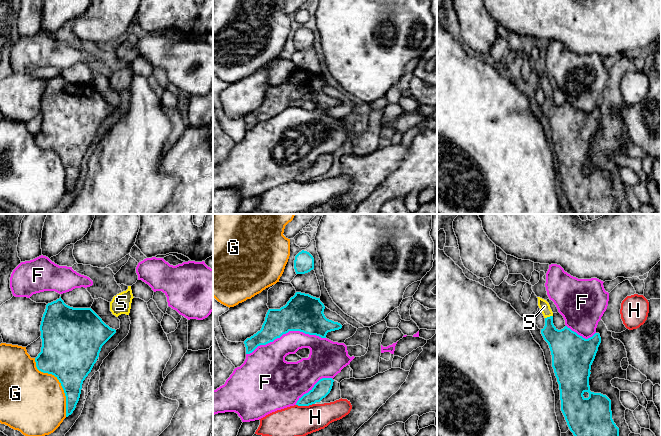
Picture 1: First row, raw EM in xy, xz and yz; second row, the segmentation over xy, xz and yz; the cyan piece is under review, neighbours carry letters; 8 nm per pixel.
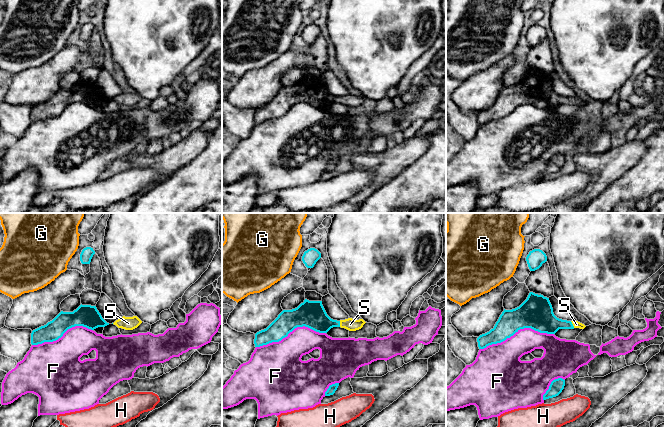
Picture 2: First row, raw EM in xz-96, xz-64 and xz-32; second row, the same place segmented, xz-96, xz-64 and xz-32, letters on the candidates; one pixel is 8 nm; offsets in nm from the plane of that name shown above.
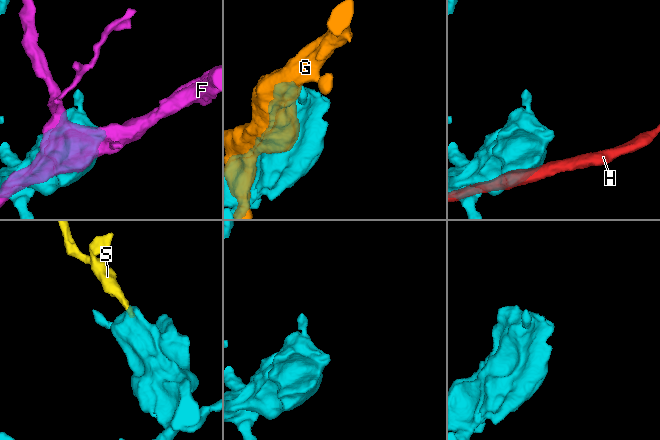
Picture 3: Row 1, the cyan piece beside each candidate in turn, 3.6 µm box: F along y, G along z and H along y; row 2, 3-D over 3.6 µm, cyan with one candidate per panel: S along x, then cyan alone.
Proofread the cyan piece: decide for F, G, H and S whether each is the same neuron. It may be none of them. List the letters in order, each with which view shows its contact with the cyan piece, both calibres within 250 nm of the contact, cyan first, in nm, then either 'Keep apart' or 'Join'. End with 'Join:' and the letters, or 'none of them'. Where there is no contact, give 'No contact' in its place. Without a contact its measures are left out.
F: Touches cyan in xz. Thickness 300 nm (cyan) against 240 nm. Keep apart
G: Touches cyan in xy. Thickness 440 nm (cyan) against 480 nm. Keep apart
H: Touches cyan in xz. Thickness 140 nm (cyan) against 260 nm. Keep apart
S: Touches cyan in yz. Thickness 240 nm (cyan) against 90 nm. Join
Join: S

